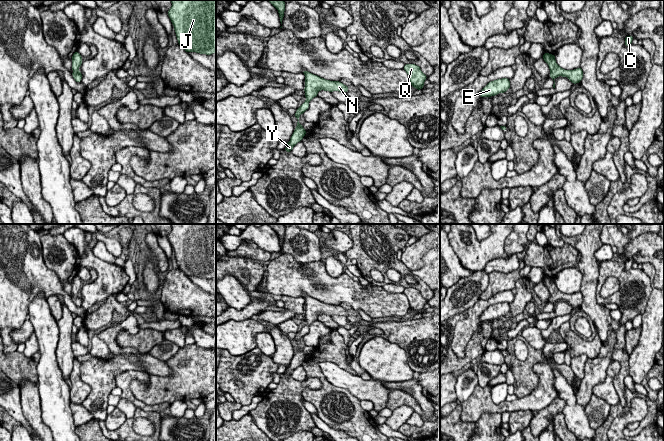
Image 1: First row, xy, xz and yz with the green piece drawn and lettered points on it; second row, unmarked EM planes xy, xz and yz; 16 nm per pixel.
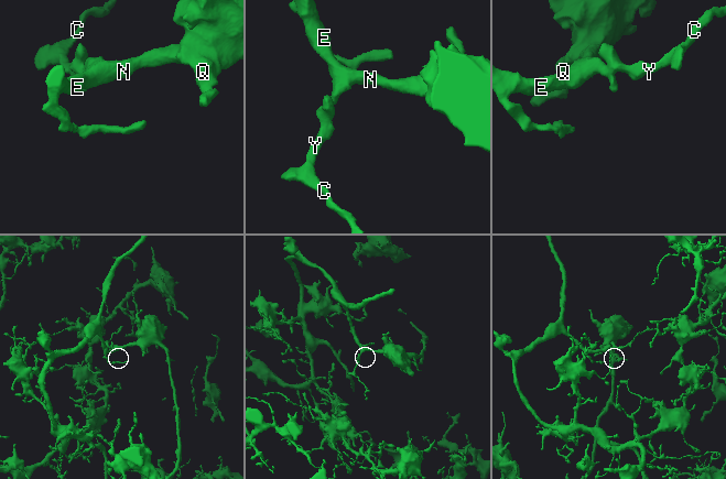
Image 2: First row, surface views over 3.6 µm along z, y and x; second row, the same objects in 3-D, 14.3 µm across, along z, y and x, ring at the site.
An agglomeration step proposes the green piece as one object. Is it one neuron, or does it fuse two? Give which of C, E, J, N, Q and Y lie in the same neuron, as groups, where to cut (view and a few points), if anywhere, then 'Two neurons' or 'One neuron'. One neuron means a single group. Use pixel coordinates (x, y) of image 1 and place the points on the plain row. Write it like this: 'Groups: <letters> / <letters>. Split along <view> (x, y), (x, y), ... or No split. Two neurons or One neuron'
Groups: C E J N Q Y. No split. One neuron

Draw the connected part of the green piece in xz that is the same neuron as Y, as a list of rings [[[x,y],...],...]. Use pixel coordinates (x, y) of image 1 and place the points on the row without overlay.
[[[308,295],[302,296],[305,299],[305,326],[297,333],[294,340],[298,343],[297,350],[294,353],[294,356],[290,362],[290,365],[286,368],[285,375],[291,376],[293,371],[298,367],[301,366],[303,361],[306,358],[306,354],[303,350],[299,347],[299,341],[309,332],[309,326],[314,322],[317,321],[319,315],[339,315],[339,316],[348,316],[348,310],[344,309],[340,305],[330,305],[324,302],[321,302],[317,299],[314,299]]]

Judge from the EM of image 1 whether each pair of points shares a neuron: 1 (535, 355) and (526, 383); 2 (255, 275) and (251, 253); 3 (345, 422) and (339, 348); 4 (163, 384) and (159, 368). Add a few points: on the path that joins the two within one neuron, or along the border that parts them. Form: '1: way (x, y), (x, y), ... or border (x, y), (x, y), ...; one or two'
1: way (529, 362), (526, 366), (526, 376); one
2: border (236, 255), (260, 262); two
3: way (331, 401), (325, 382), (316, 372), (318, 360); one
4: border (172, 369), (168, 376), (150, 375); two

